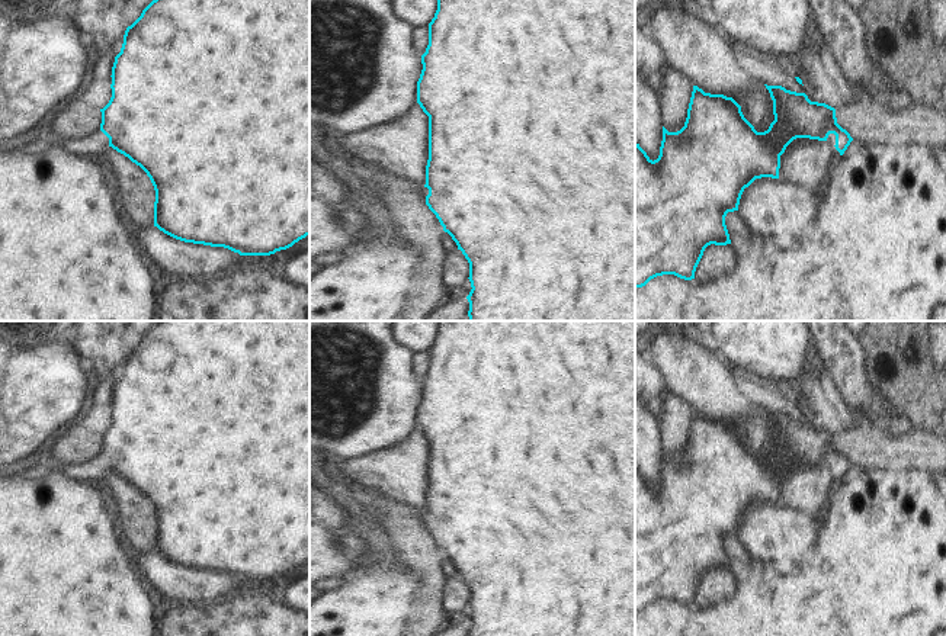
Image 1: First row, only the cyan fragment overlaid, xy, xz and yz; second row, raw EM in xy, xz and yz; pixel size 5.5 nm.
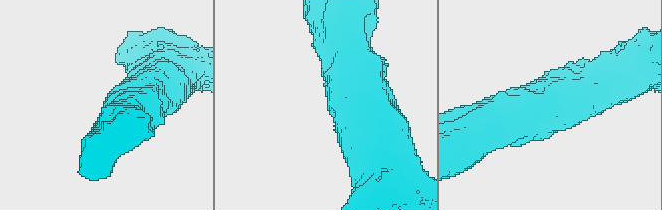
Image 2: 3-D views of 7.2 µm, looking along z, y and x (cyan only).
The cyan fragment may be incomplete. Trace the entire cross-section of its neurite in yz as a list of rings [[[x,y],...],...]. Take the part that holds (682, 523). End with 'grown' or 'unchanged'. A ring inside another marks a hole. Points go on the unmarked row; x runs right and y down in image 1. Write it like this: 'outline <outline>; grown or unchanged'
outline [[[693,411],[684,452],[677,457],[663,452],[657,485],[652,486],[635,468],[635,613],[663,600],[695,604],[708,571],[731,569],[725,542],[738,536],[744,514],[756,504],[779,504],[780,481],[793,465],[827,466],[836,482],[843,481],[853,466],[837,449],[834,433],[782,411],[764,411],[775,440],[764,457],[754,454],[732,423],[705,418]]]; grown

